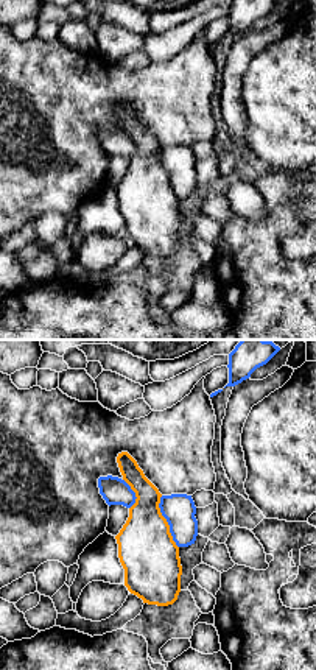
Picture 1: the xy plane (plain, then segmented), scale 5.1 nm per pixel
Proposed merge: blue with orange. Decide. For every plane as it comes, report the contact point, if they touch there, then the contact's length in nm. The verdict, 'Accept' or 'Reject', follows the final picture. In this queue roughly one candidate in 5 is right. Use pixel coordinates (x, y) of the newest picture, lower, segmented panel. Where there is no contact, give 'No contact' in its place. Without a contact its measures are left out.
Touches blue at (167, 521). Shared border 280 nm

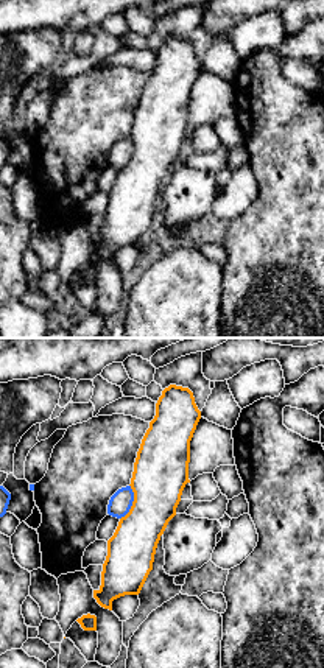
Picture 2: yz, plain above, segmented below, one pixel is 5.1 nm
Touches blue at (133, 500). Shared border 190 nm

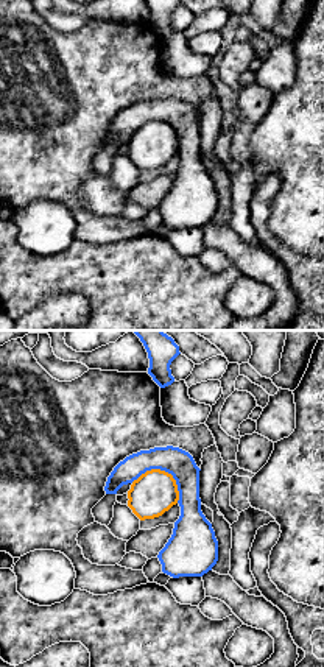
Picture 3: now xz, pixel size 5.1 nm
Touches blue at (164, 469). Shared border 280 nm

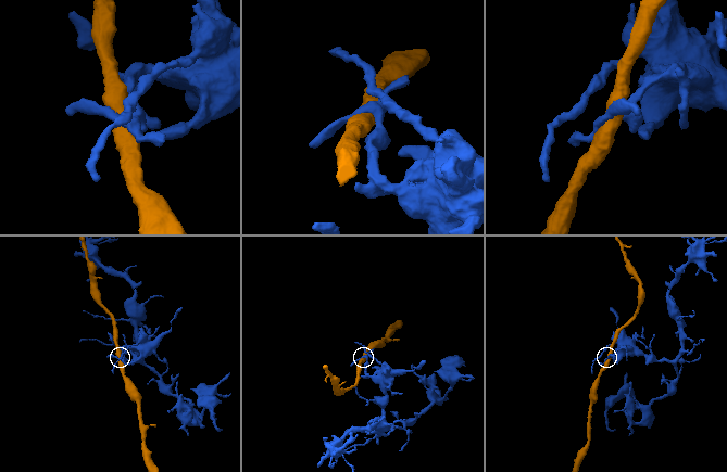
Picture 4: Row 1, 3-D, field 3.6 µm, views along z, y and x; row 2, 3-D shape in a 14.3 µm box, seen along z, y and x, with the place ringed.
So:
Reject

